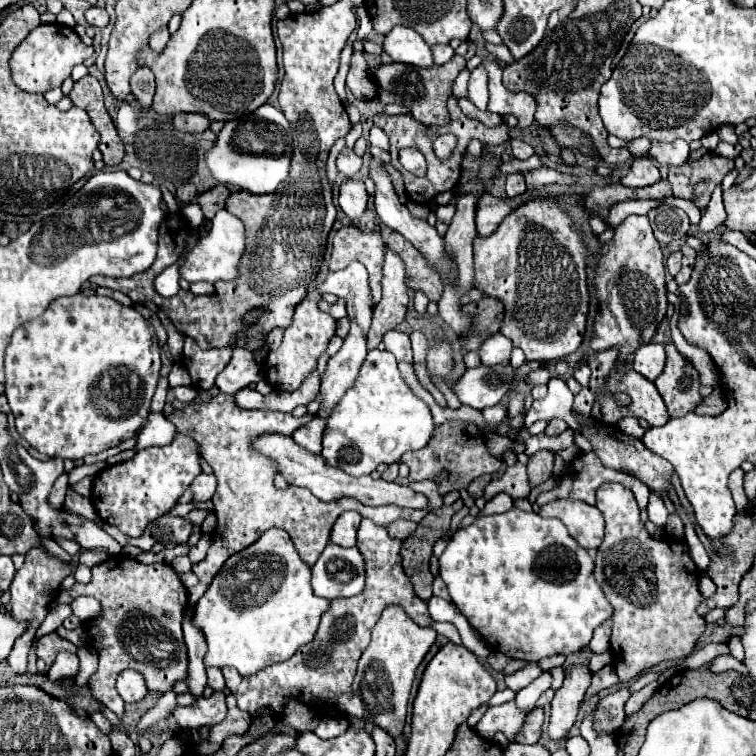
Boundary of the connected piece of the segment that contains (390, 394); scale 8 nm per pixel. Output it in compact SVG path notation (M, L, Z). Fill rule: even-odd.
M368 352L355 384L329 414L321 456L327 466L341 468L349 476L371 474L379 464L395 464L409 450L423 448L433 436L433 418L423 400L403 382L391 352Z

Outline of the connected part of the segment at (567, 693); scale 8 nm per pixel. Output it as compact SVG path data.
M571 664L565 672L563 686L555 692L551 702L549 736L553 740L565 738L569 728L575 724L579 704L591 684L591 670L587 664Z

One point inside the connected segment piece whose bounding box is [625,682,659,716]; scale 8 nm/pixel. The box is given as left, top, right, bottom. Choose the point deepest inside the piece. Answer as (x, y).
(639, 698)

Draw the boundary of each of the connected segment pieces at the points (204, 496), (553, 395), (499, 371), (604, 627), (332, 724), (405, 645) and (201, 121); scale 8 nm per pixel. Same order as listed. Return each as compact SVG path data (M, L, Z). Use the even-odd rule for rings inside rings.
M199 474L193 484L191 484L191 490L193 490L193 502L207 502L211 500L211 496L215 494L215 488L217 488L217 478L215 474Z
M553 378L552 386L543 400L533 400L531 408L525 416L525 426L529 428L537 420L551 420L551 418L563 418L568 426L580 433L580 425L571 414L573 394L567 388L567 384L561 378Z
M477 366L467 368L465 374L451 386L461 404L471 408L487 408L501 402L505 396L505 382L511 382L511 366Z
M609 618L609 620L605 620L597 630L595 630L595 634L593 634L593 638L591 638L591 642L589 642L589 648L591 648L591 652L595 652L595 654L601 654L601 652L607 652L609 650L609 636L611 636L611 624L613 624L613 620Z
M345 718L320 721L315 728L315 734L319 738L335 738L335 736L343 734L348 729L348 724L348 720Z
M387 606L373 628L371 644L359 658L359 668L353 682L353 696L343 694L341 698L337 698L339 710L345 712L349 718L361 718L363 714L371 714L377 726L397 738L405 726L407 700L415 670L435 642L435 638L437 632L433 628L417 626L401 606Z
M177 114L177 116L173 116L173 124L181 132L195 134L195 132L205 132L211 122L209 122L209 118L205 118L201 114Z

